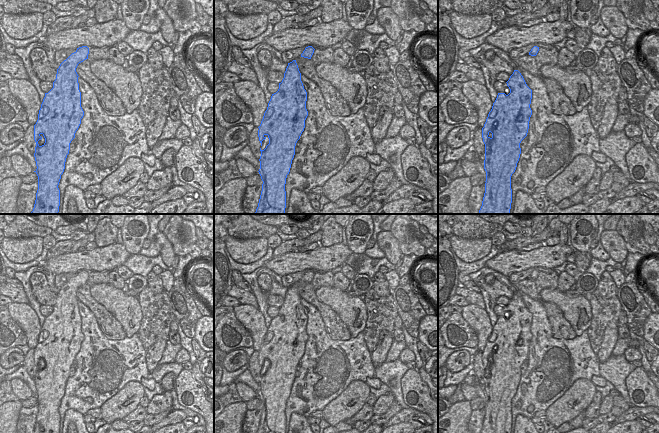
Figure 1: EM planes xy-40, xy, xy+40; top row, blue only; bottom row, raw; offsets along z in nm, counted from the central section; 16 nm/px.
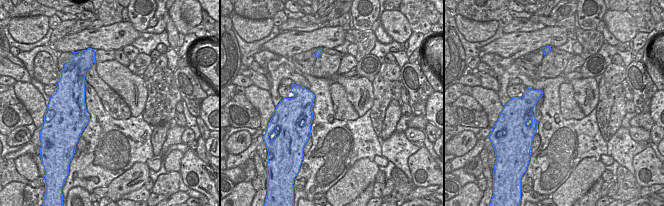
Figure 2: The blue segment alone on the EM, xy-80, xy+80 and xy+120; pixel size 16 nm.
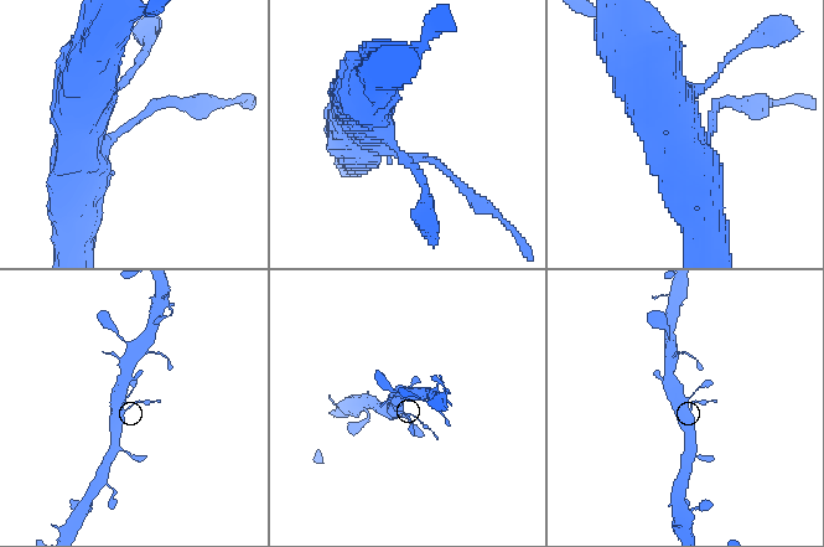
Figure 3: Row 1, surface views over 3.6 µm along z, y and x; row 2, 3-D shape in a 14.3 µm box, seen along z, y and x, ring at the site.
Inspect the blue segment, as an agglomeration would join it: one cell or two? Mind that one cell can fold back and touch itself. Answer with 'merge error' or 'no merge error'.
no merge error

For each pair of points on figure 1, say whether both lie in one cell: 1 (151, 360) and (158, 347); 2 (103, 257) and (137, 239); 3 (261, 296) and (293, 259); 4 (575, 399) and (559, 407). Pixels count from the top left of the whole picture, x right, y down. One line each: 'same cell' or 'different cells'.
1: same cell
2: different cells
3: different cells
4: same cell

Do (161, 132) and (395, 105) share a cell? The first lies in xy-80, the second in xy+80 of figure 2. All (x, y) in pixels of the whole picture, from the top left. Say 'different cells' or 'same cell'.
same cell

